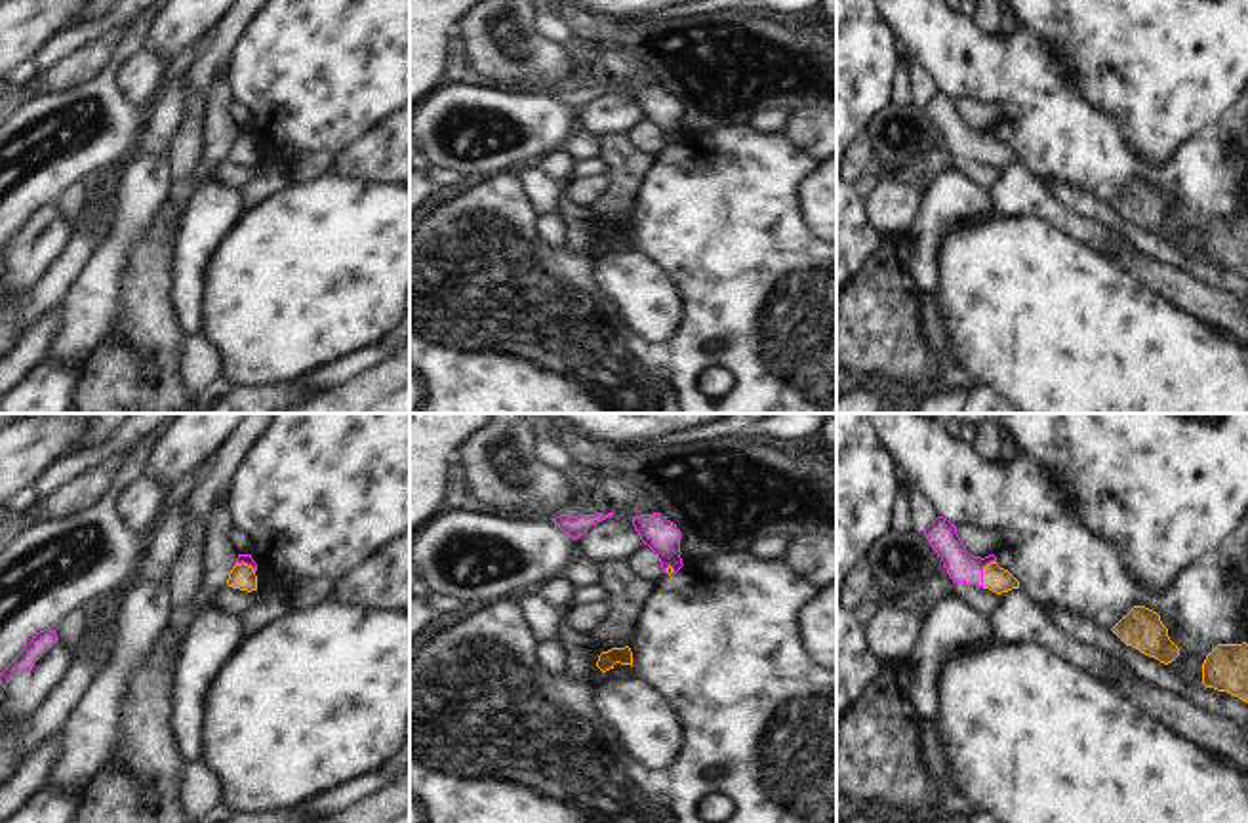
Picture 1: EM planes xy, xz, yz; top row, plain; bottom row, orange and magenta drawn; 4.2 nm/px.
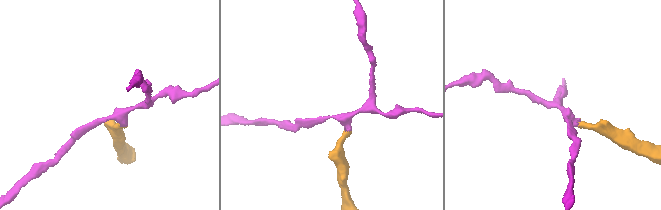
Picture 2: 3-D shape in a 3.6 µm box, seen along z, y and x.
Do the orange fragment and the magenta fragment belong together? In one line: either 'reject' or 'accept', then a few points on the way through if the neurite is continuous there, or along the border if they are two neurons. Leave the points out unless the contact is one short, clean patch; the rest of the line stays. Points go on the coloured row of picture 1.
accept; runs through yz (995, 578), (984, 572), (961, 566)

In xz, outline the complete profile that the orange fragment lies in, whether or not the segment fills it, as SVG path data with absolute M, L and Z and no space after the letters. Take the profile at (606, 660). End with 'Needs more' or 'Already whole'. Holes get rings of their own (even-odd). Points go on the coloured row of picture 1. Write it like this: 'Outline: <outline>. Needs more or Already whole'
Outline: M625 646L625 648L612 648L608 652L602 652L598 655L596 667L602 672L606 672L606 671L614 669L615 663L631 665L633 667L633 652L631 652L629 646Z. Already whole.

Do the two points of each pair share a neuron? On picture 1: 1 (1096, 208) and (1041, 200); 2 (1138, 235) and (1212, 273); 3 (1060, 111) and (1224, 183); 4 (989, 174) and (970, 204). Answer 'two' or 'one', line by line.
1: two
2: one
3: one
4: two

